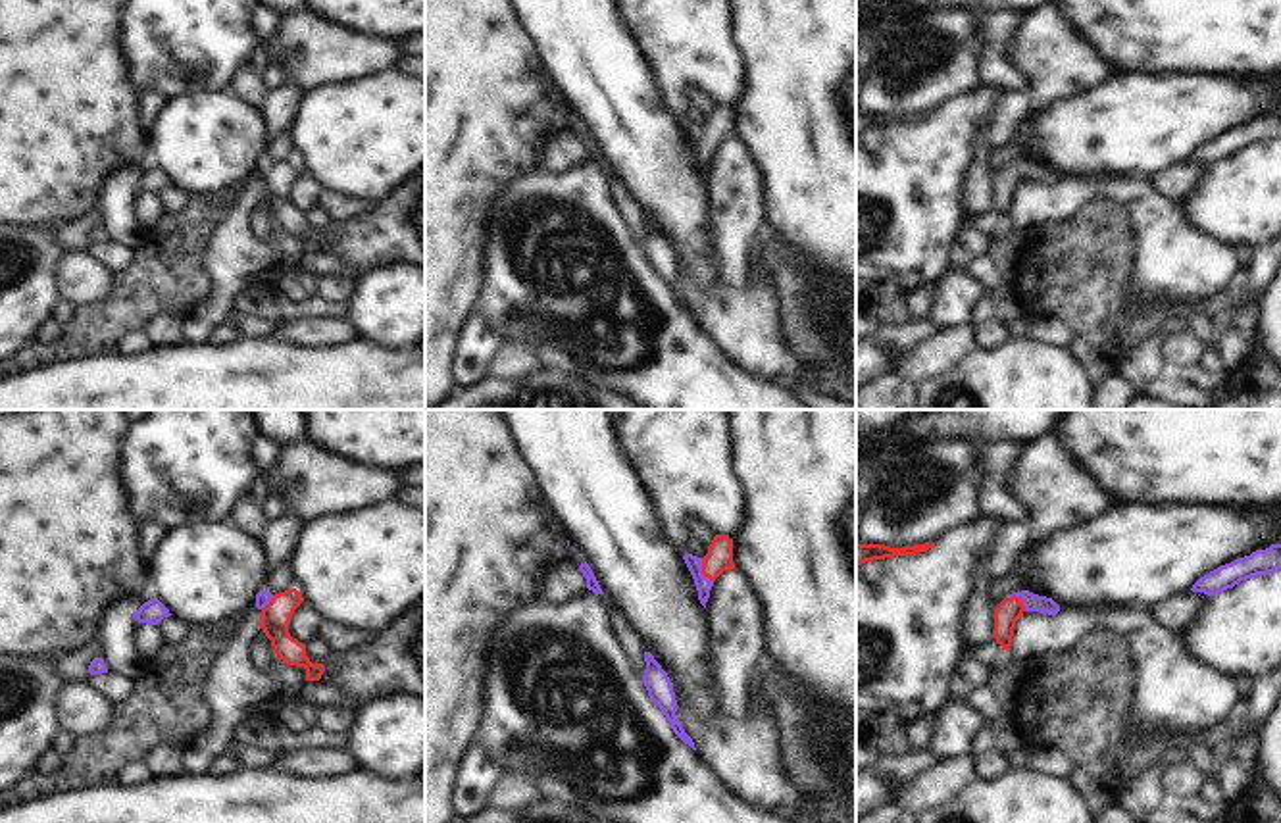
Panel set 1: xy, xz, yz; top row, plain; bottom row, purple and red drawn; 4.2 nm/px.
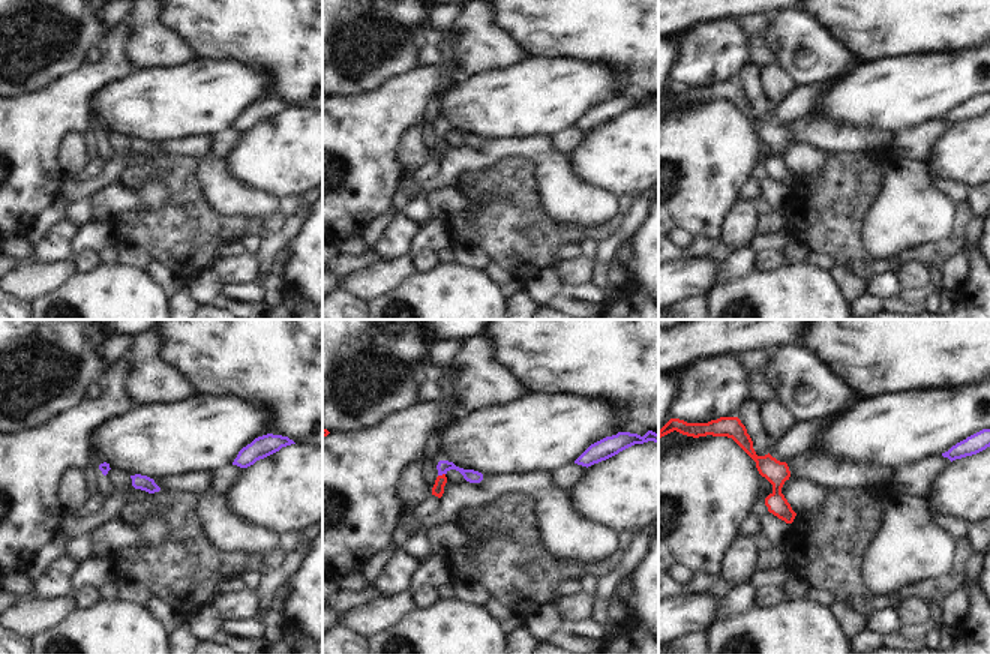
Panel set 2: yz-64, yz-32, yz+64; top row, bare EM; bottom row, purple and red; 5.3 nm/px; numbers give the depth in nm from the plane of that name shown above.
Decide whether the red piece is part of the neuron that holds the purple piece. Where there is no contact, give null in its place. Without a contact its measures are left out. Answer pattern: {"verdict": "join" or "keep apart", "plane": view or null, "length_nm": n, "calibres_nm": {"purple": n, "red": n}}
{"verdict": "join", "plane": "xz", "length_nm": 120, "calibres_nm": {"purple": 70, "red": 110}}

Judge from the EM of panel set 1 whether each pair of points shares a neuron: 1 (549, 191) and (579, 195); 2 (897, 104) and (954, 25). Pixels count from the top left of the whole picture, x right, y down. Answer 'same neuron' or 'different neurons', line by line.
1: same neuron
2: same neuron

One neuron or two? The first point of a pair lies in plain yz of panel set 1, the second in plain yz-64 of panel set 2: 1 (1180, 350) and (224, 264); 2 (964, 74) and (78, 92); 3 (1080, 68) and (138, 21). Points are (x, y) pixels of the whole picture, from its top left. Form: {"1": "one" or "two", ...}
{"1": "one", "2": "two", "3": "one"}

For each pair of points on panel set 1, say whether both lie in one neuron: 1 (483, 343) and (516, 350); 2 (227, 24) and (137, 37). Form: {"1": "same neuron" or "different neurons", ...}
{"1": "different neurons", "2": "same neuron"}

